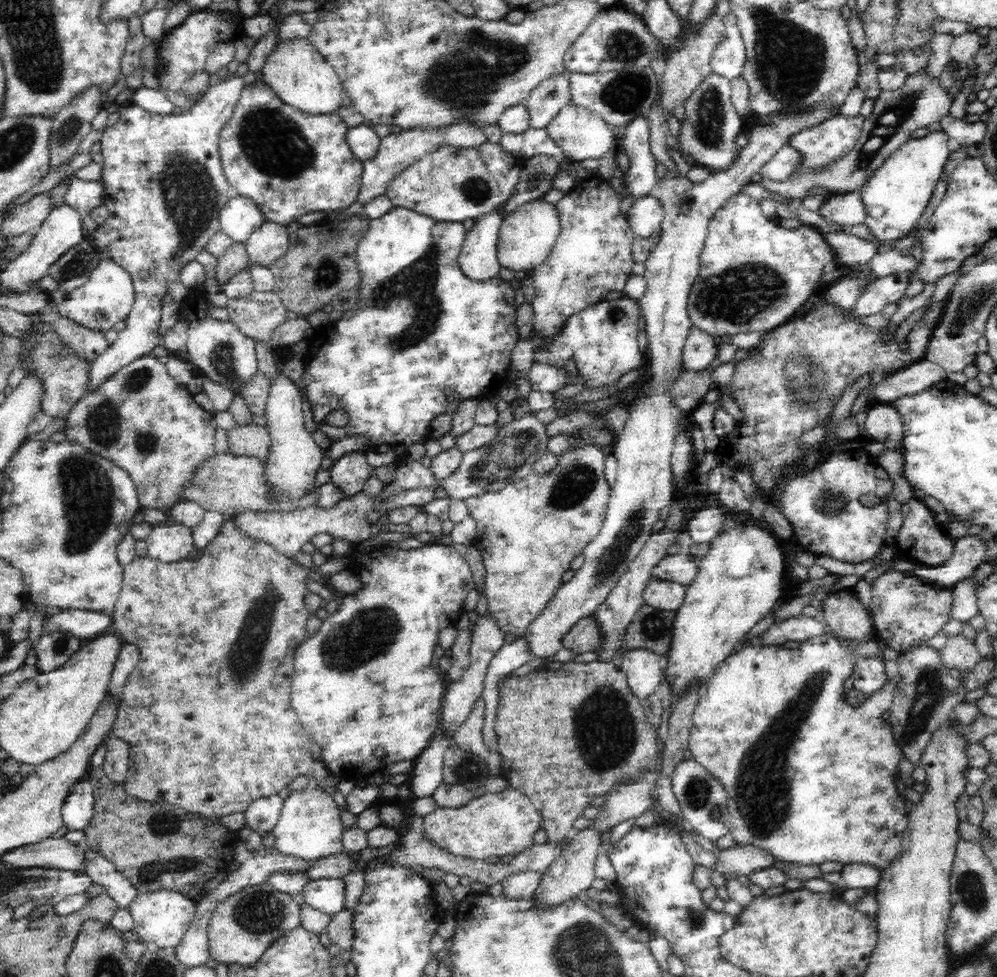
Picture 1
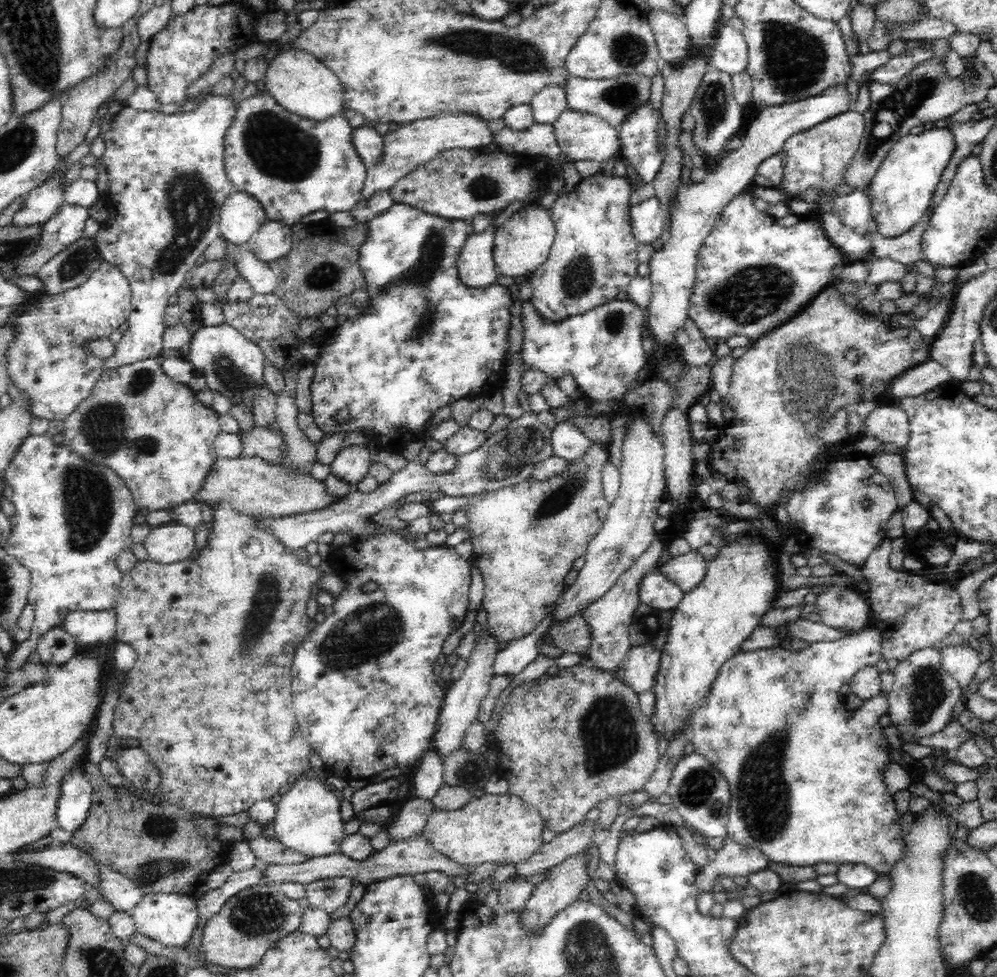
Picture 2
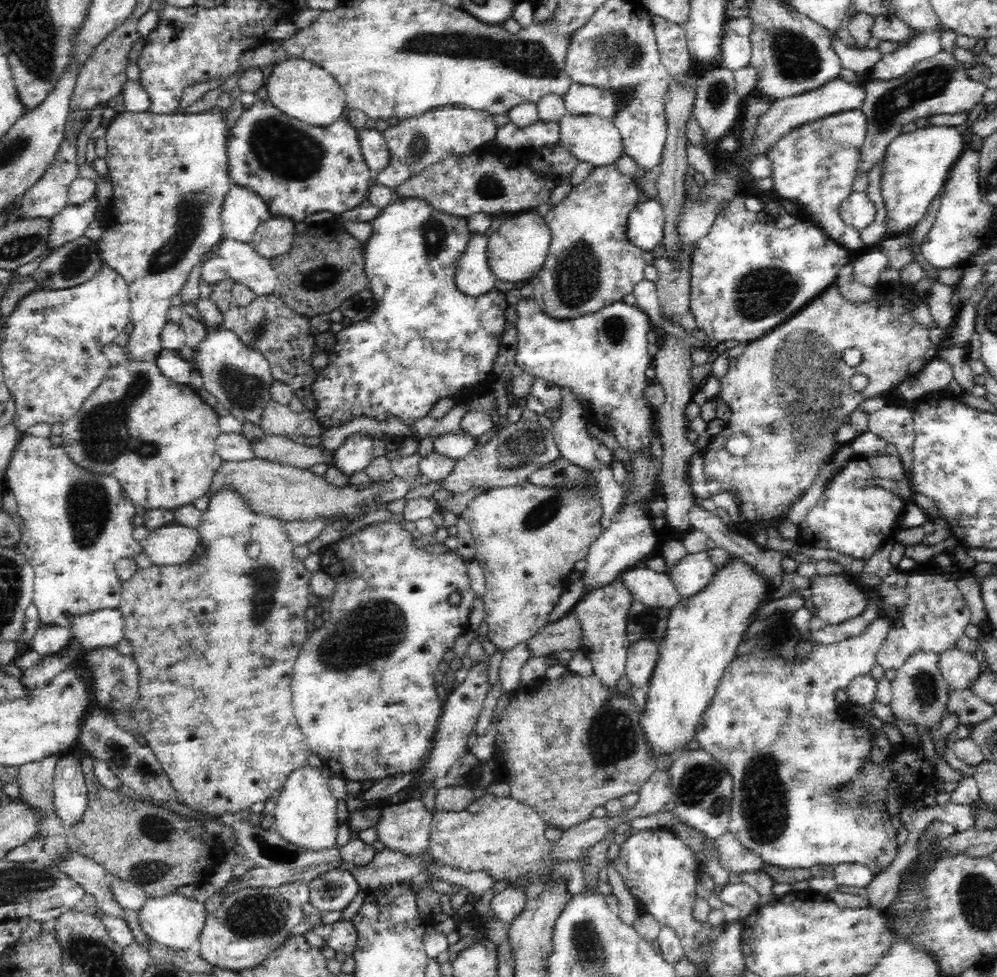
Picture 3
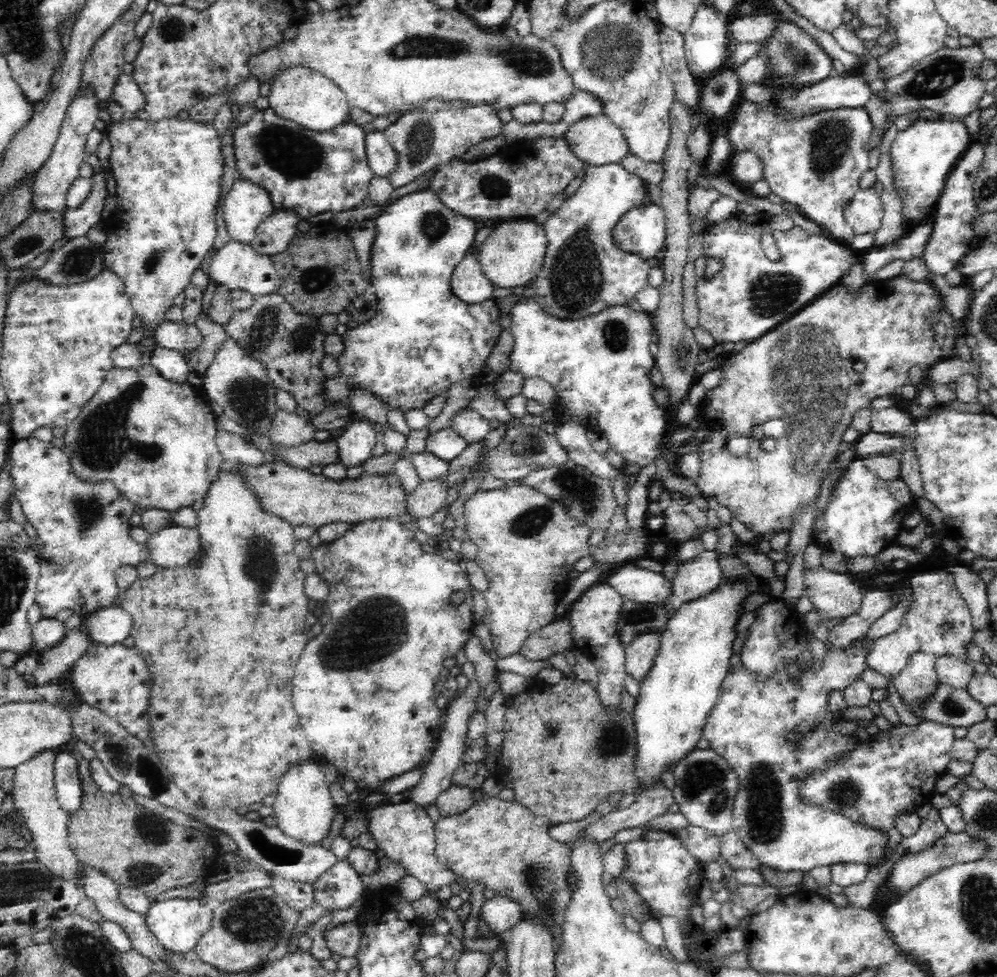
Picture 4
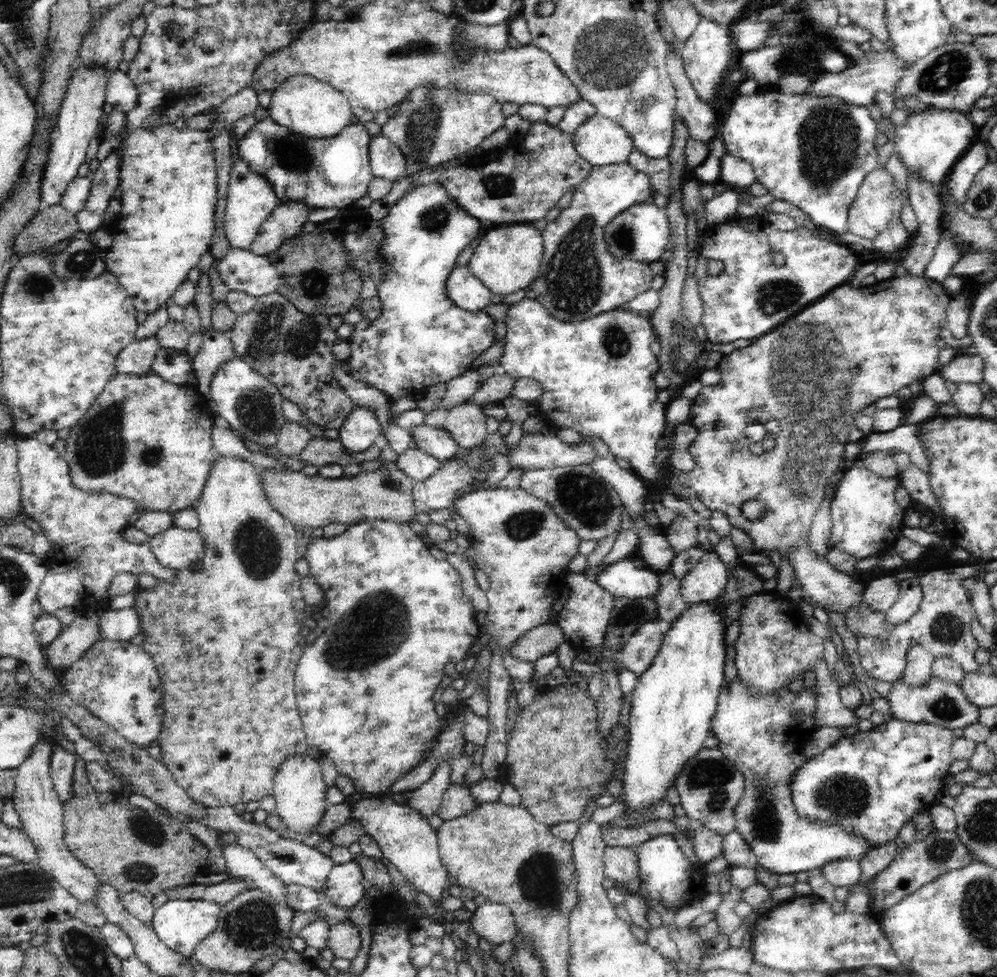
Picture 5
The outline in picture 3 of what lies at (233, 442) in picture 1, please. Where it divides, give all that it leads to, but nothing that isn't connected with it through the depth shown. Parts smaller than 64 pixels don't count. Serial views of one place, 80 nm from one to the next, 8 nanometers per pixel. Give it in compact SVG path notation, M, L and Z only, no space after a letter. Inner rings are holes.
M266 434L262 439L250 441L254 458L264 459L278 464L310 469L314 464L332 463L333 455L322 452L320 446L299 444L292 439Z

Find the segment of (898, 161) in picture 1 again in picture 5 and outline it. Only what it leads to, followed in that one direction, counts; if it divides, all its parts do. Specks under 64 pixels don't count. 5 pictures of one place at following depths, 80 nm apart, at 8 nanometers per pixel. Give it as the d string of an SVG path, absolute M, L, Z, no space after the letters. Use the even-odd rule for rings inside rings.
M929 106L922 112L910 113L904 124L896 128L894 139L905 167L912 170L920 181L924 179L942 188L954 164L978 140L978 131L969 114Z

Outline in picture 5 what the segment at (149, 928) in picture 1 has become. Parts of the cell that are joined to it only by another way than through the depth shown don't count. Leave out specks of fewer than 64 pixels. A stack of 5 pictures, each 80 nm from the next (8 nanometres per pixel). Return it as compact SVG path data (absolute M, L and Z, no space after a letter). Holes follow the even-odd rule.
M174 898L154 910L151 919L151 928L160 937L166 946L190 958L198 942L202 942L206 935L218 926L218 914L221 905L208 900L191 900Z

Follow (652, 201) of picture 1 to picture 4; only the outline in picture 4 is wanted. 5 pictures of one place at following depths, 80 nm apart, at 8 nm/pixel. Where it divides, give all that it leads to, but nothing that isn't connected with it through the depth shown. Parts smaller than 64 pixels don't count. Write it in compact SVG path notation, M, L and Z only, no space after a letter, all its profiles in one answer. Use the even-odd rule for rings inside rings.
M651 202L630 210L615 229L615 242L622 252L634 252L652 259L665 248L666 216L661 206Z

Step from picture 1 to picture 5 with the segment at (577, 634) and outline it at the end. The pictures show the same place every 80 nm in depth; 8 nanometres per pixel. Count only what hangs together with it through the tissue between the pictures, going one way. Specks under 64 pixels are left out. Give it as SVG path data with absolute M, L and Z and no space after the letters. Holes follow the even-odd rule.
M557 623L541 624L518 637L517 644L508 653L520 662L534 662L541 656L548 656L558 650L559 645L566 641L568 640Z

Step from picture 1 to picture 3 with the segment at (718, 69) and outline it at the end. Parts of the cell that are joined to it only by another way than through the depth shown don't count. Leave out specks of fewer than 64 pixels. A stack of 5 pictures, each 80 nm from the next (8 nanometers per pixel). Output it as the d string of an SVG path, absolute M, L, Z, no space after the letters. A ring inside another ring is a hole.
M726 27L716 66L732 71L740 70L750 64L751 50L750 37L740 36Z

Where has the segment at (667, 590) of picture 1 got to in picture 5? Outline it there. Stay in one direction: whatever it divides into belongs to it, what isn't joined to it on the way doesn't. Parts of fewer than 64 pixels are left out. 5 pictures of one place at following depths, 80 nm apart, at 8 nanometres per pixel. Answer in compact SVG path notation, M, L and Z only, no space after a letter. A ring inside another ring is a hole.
M626 557L607 567L601 568L595 581L598 586L601 586L604 590L616 597L654 599L662 579L660 578L660 575L652 570L637 568L634 565L634 558Z

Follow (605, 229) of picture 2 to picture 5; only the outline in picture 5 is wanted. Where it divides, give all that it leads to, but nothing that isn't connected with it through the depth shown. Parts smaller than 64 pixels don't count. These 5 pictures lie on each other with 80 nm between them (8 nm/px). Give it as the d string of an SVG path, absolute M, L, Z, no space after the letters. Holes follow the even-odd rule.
M628 161L620 164L593 167L590 174L580 182L573 192L570 206L561 210L556 220L547 222L543 231L544 251L540 266L540 276L529 286L534 290L536 300L541 302L554 318L564 322L578 322L588 320L594 315L602 314L608 310L619 308L652 289L654 274L652 268L640 260L618 259L612 255L606 245L605 228L618 216L632 206L646 203L654 193L650 178L640 169L636 169Z

